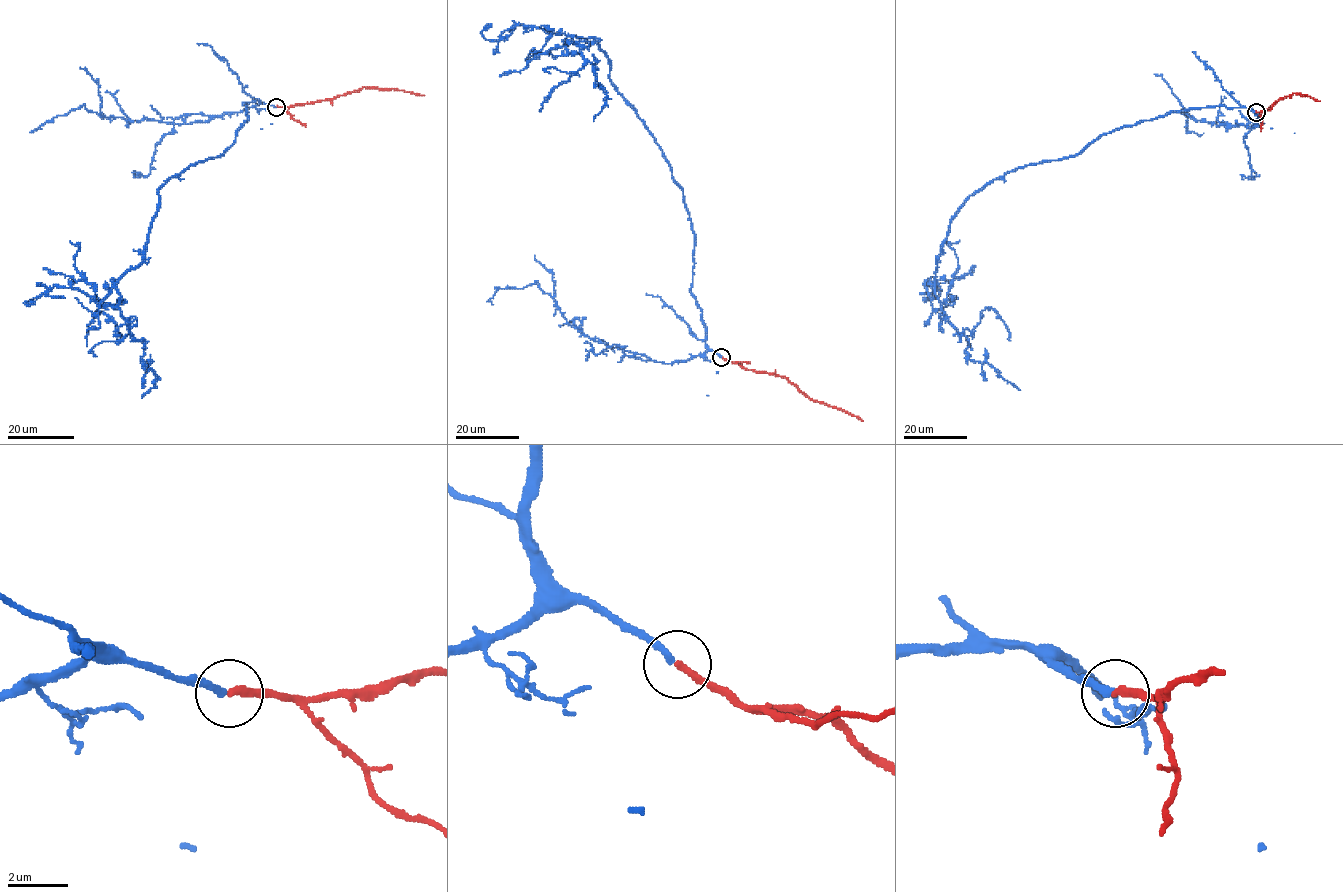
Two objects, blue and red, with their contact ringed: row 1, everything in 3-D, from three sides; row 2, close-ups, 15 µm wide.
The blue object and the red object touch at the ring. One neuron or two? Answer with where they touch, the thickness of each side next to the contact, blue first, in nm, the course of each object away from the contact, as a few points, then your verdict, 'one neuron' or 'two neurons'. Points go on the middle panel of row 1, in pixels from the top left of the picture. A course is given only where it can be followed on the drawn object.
(721, 357) | 220/240 nm | blue via (721, 356), (690, 291), (683, 190), (596, 41), (569, 35), (606, 92), (593, 120) | red via (721, 356), (748, 369), (785, 377), (811, 400), (843, 409), (863, 420) | one neuron

